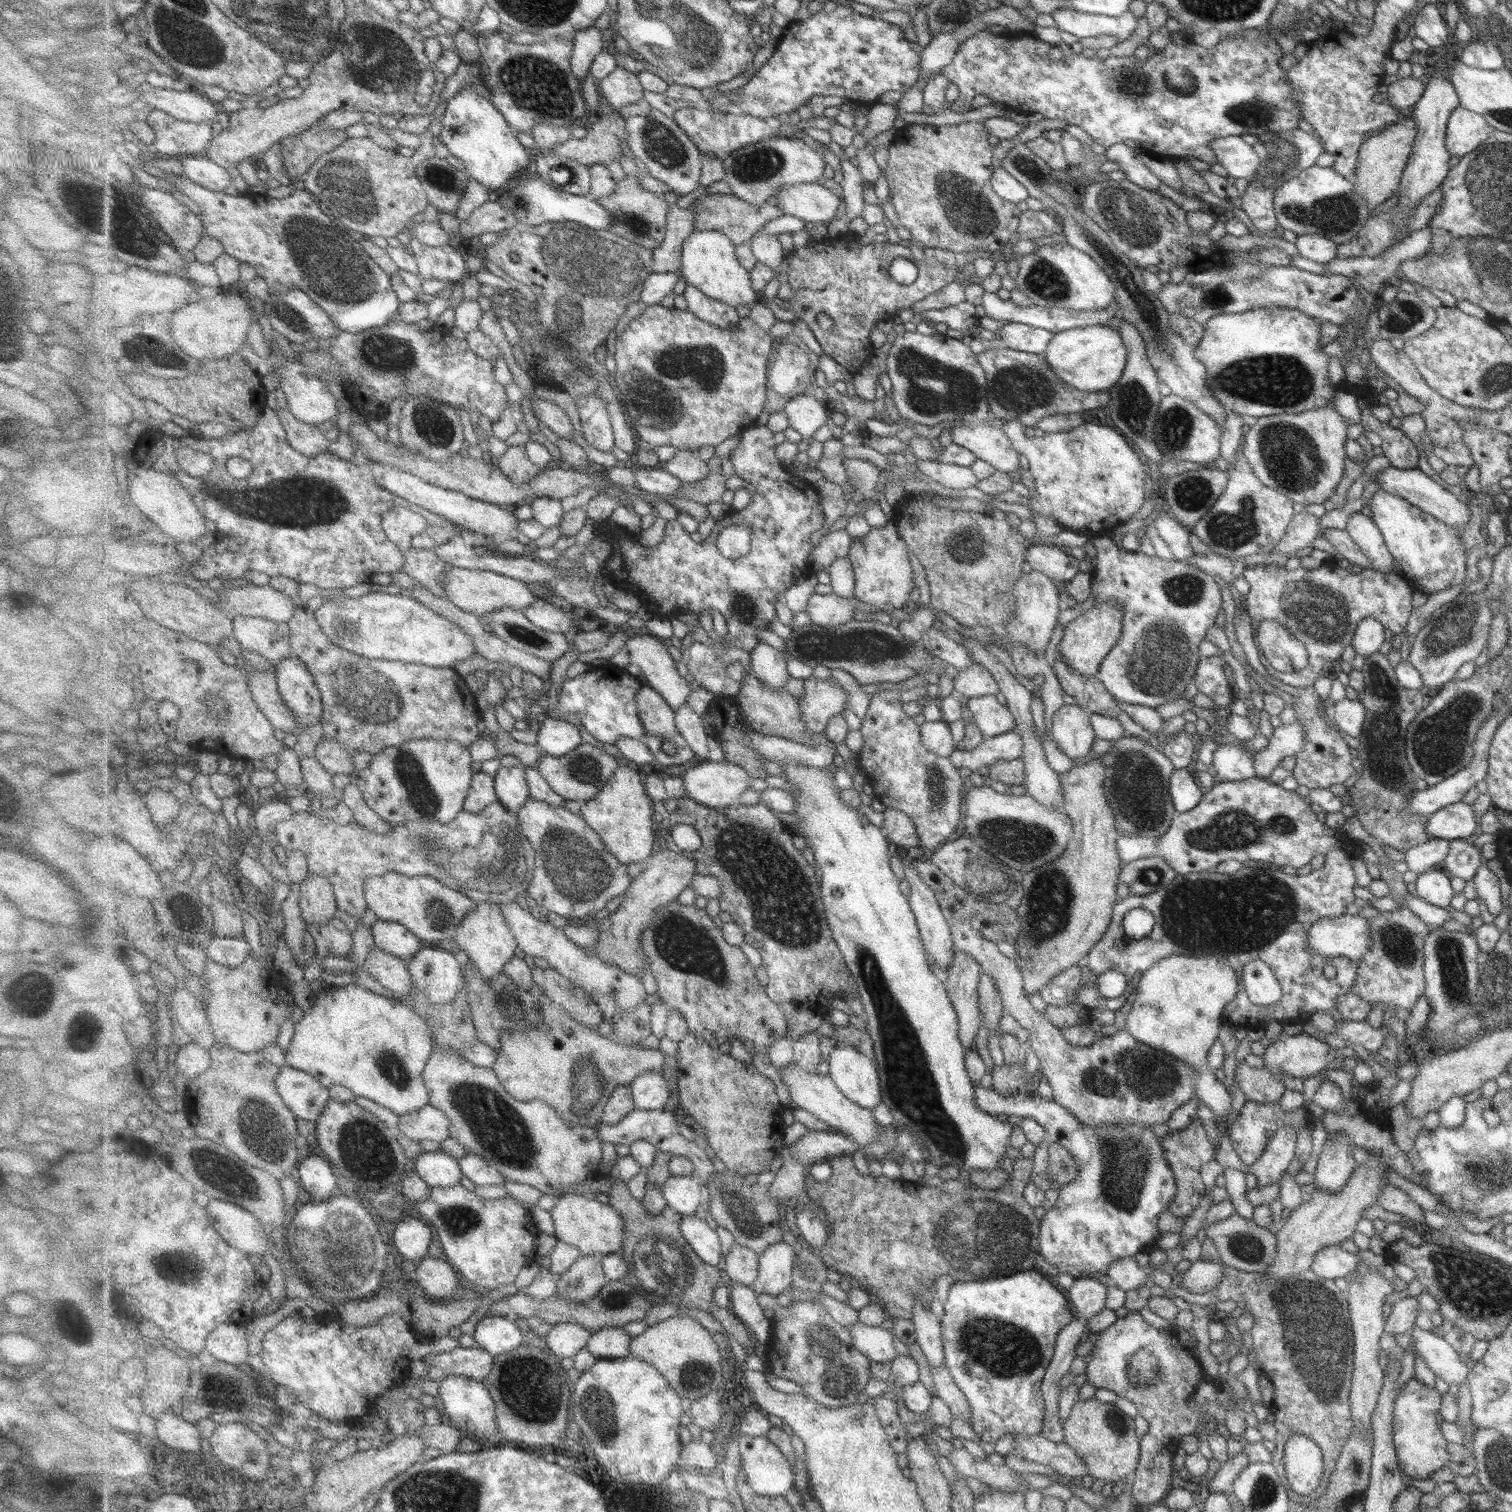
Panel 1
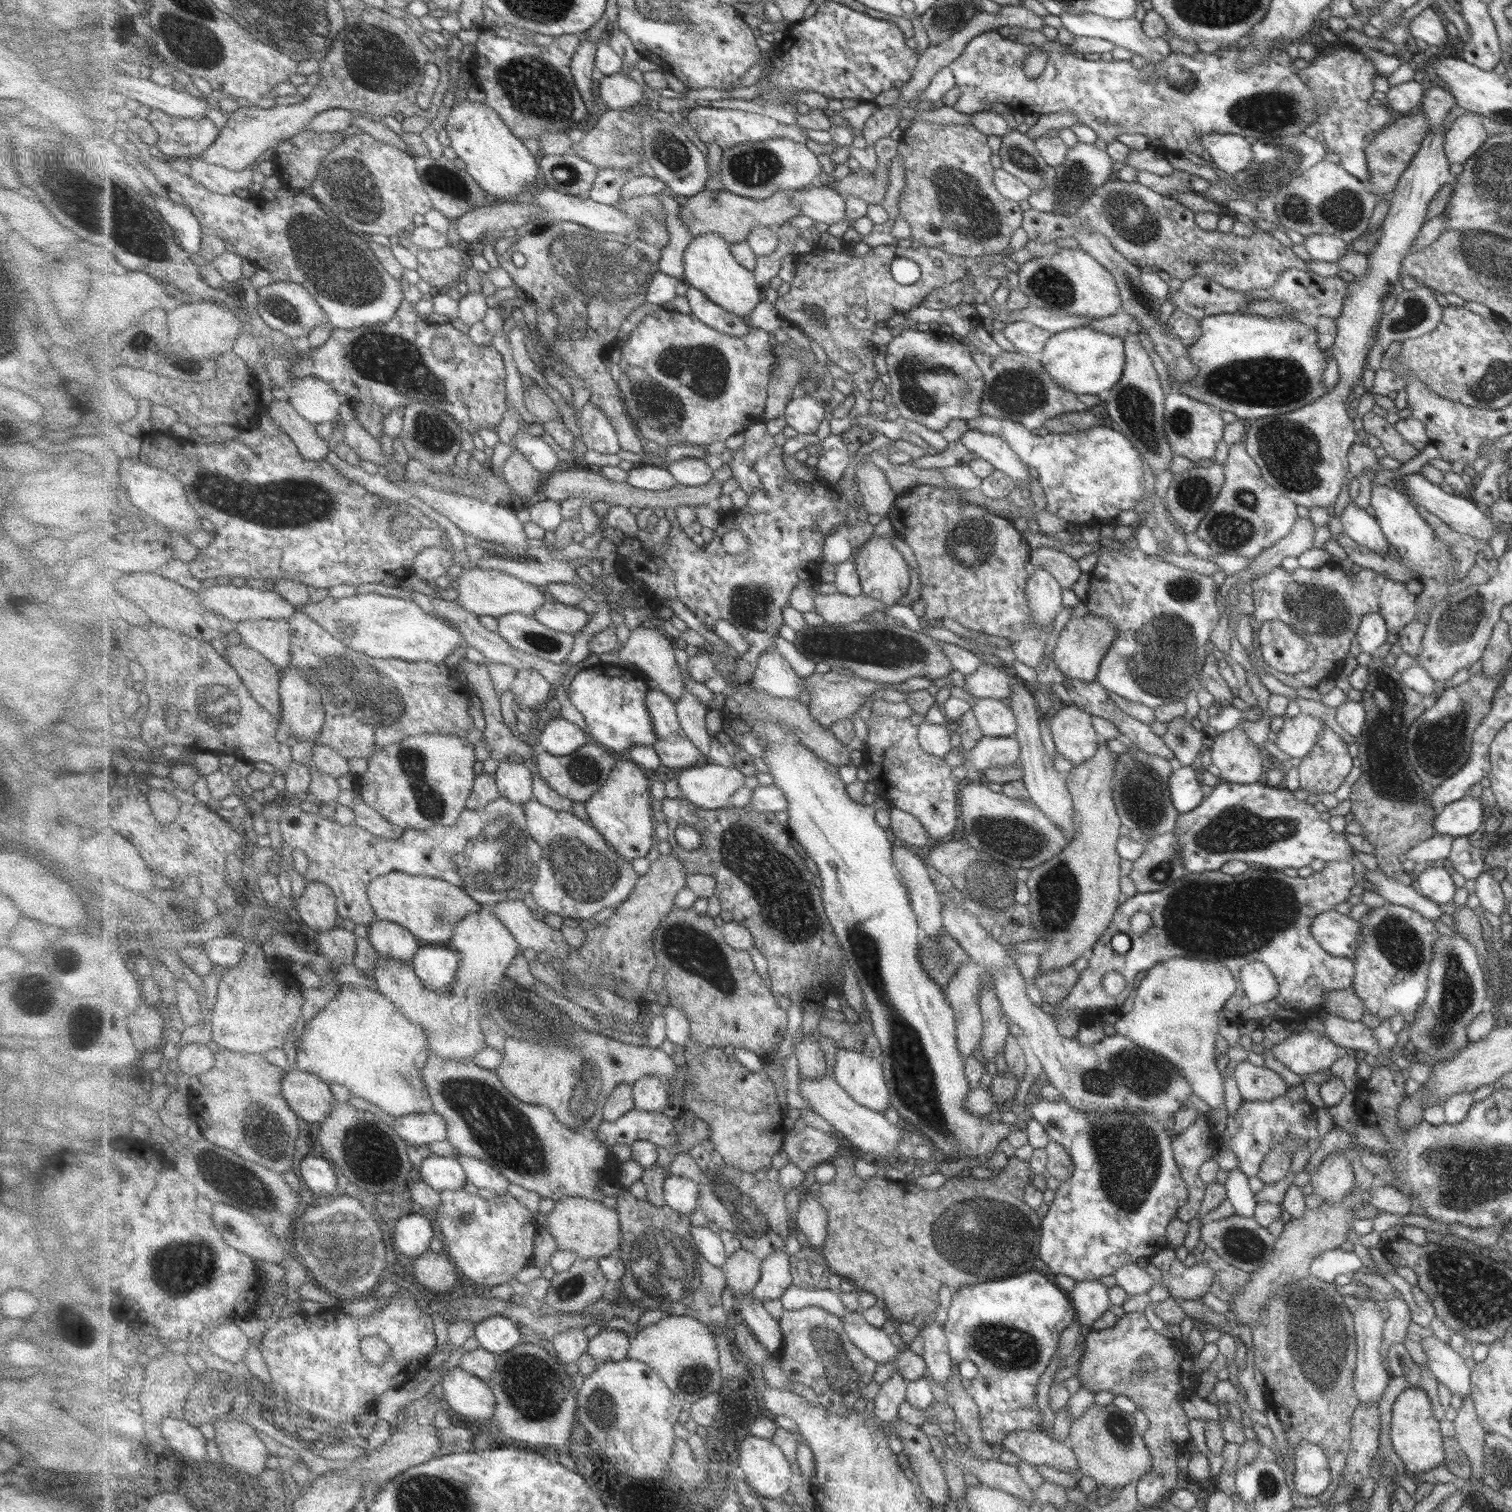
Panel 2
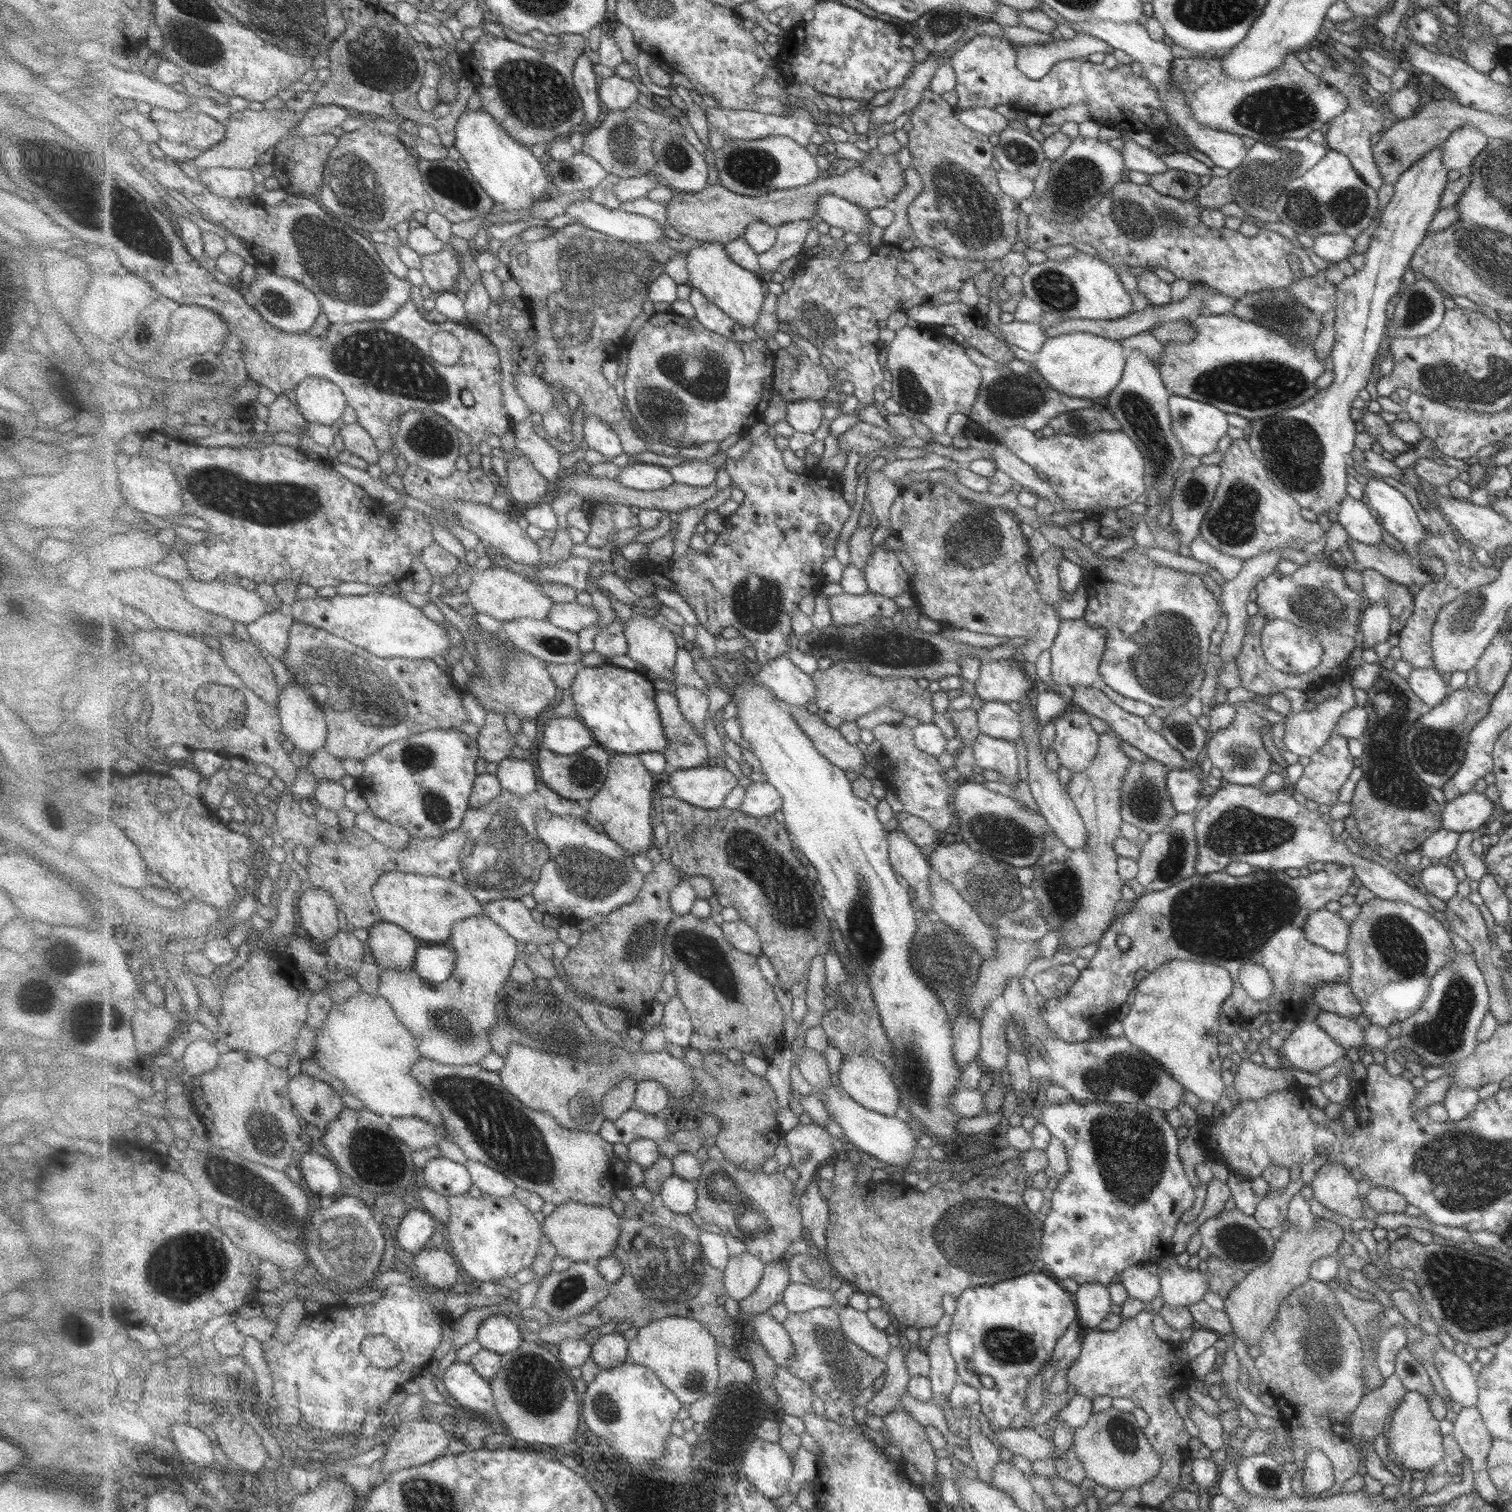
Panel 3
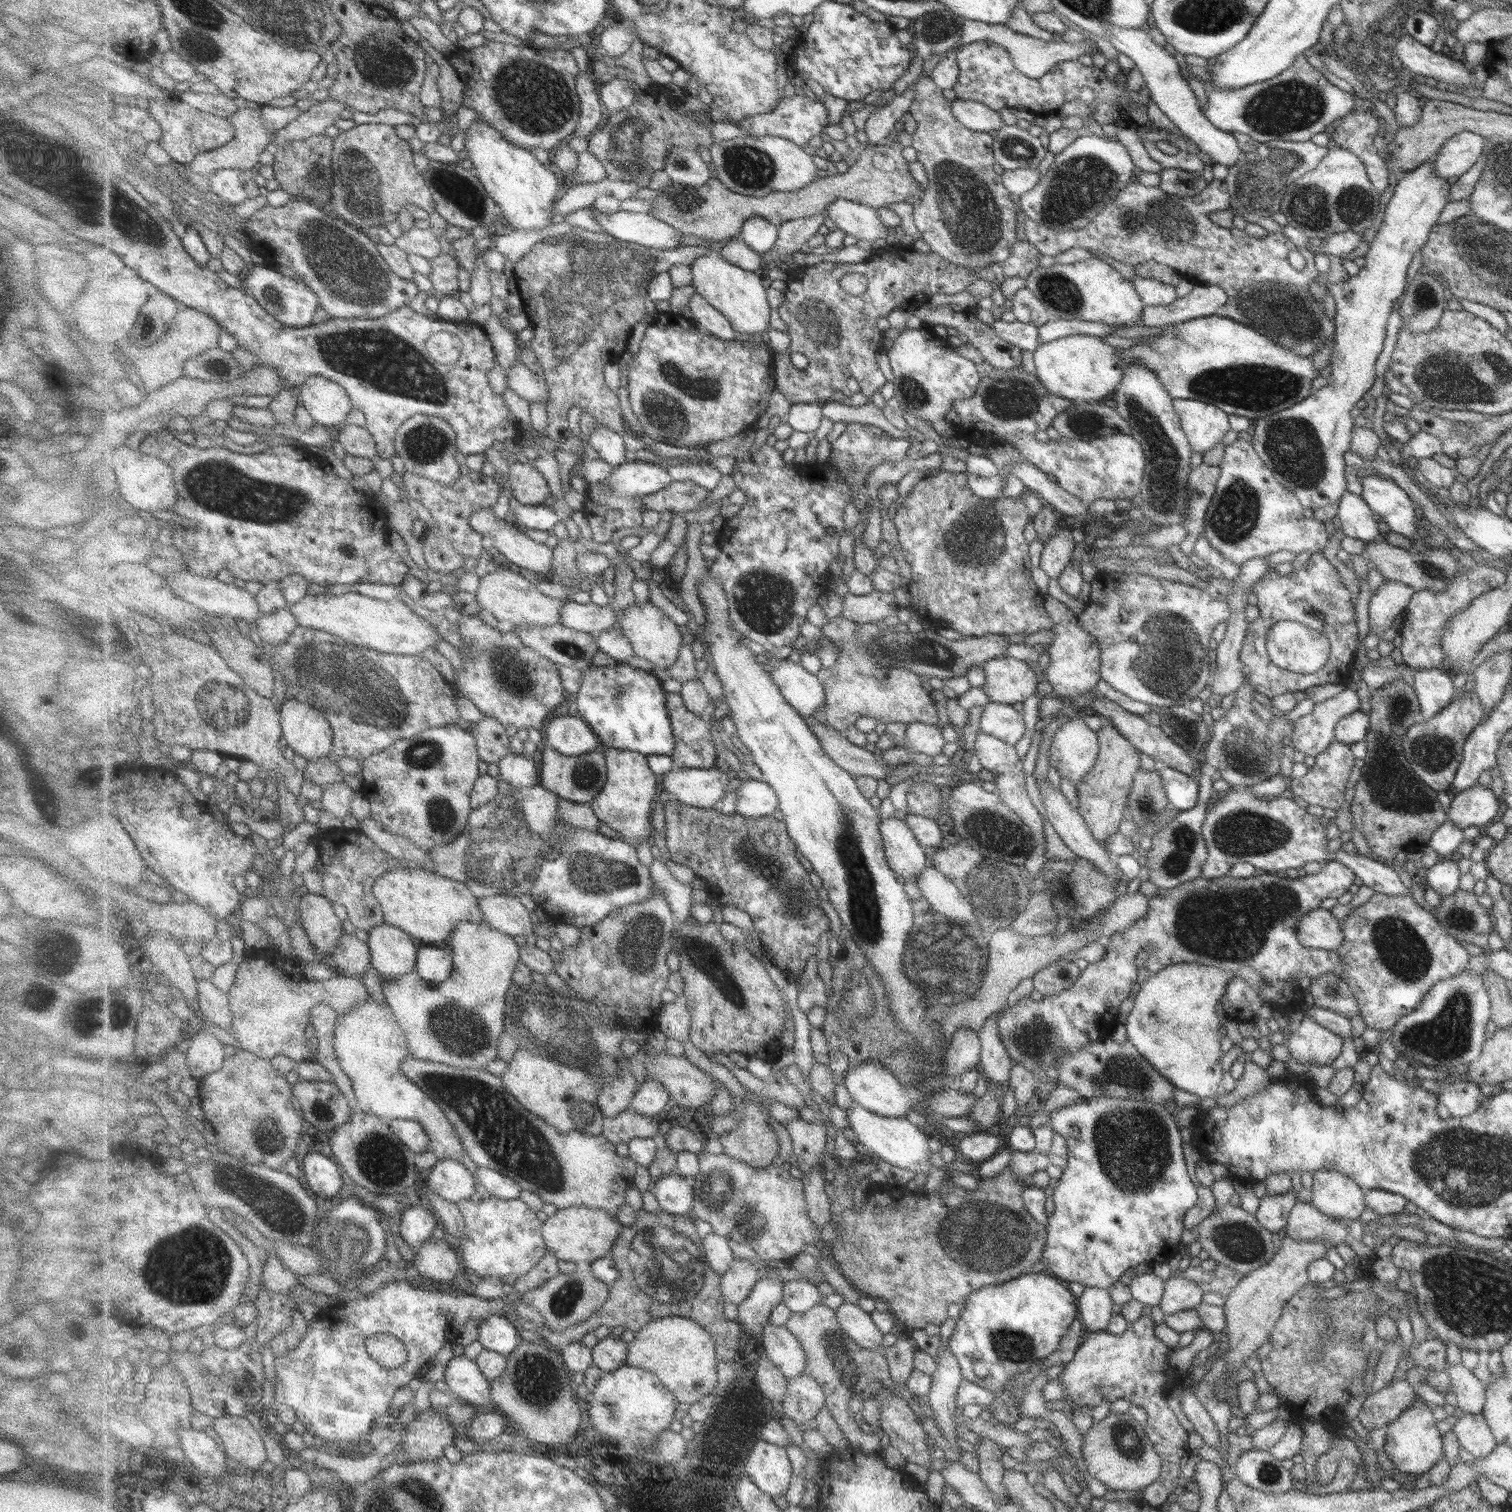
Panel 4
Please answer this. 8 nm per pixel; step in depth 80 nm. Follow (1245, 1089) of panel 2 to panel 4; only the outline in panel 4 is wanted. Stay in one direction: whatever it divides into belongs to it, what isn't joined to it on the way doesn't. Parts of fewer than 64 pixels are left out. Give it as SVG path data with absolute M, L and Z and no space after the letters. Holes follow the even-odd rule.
M1244 1057L1243 1063L1243 1072L1242 1075L1235 1080L1234 1090L1226 1094L1222 1093L1215 1102L1217 1106L1229 1108L1229 1106L1233 1106L1233 1104L1236 1104L1239 1100L1243 1100L1243 1098L1261 1092L1267 1084L1272 1083L1270 1081L1272 1076L1267 1075L1265 1070L1261 1069L1261 1067L1253 1063L1253 1061Z

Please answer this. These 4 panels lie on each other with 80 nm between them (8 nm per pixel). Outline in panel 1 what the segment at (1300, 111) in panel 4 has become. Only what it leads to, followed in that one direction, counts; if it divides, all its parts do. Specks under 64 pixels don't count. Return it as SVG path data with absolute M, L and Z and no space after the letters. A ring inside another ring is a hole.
M984 30L975 36L970 36L956 52L955 58L947 65L940 74L947 75L959 88L958 98L950 105L950 108L957 113L969 112L973 110L973 100L977 96L985 96L996 102L1001 102L1005 106L1013 106L1015 112L1019 114L1029 114L1039 112L1043 118L1057 118L1065 120L1067 125L1079 126L1081 130L1085 131L1090 136L1093 143L1101 145L1106 148L1115 143L1123 143L1125 140L1132 140L1138 142L1141 152L1149 154L1153 157L1162 158L1162 156L1174 156L1176 160L1183 159L1184 156L1191 156L1203 162L1212 165L1215 164L1214 155L1210 150L1210 142L1215 138L1223 138L1225 136L1243 136L1252 135L1256 138L1266 133L1279 133L1296 130L1300 115L1300 108L1296 103L1296 98L1292 95L1292 86L1286 81L1285 70L1277 65L1282 52L1280 51L1277 43L1269 37L1269 35L1262 30L1240 31L1236 36L1231 38L1221 38L1220 41L1211 49L1204 49L1196 45L1193 41L1187 47L1176 45L1169 42L1163 50L1157 50L1155 54L1148 56L1145 60L1140 60L1132 56L1124 56L1119 58L1117 56L1109 55L1105 59L1099 59L1096 56L1092 58L1085 58L1079 54L1075 45L1066 44L1063 41L1057 44L1050 45L1044 41L1040 41L1037 37L1030 35L1021 38L1005 38L1002 34L993 34L989 30ZM1049 48L1057 48L1061 51L1062 58L1059 60L1049 59L1047 51Z

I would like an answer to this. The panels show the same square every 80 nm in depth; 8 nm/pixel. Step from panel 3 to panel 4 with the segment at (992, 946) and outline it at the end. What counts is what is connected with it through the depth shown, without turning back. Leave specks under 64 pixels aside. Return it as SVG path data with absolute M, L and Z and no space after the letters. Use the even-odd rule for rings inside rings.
M932 866L927 868L917 878L916 886L921 892L921 898L926 899L947 920L963 923L964 927L979 922L980 916L973 904L939 870Z

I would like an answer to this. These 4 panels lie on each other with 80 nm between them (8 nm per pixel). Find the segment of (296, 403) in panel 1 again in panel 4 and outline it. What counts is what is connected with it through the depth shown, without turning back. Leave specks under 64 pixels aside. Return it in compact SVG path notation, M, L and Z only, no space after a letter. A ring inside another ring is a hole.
M311 377L300 387L303 407L324 426L341 427L354 409L345 388L325 377Z

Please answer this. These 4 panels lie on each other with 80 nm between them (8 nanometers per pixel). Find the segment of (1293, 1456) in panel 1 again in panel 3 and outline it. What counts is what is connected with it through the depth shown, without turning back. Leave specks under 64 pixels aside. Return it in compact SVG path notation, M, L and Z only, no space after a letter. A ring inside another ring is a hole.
M1308 1451L1303 1459L1305 1467L1303 1467L1301 1482L1305 1495L1316 1496L1326 1487L1330 1487L1334 1481L1331 1463L1323 1452L1319 1451Z

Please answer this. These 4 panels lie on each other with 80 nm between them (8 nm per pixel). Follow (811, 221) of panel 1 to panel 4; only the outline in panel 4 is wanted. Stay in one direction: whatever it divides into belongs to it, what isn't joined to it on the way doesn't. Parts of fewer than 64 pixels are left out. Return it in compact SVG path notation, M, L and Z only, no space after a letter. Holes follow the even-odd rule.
M842 198L828 206L825 211L828 212L830 222L847 235L870 243L889 238L890 228L882 221L875 207Z

